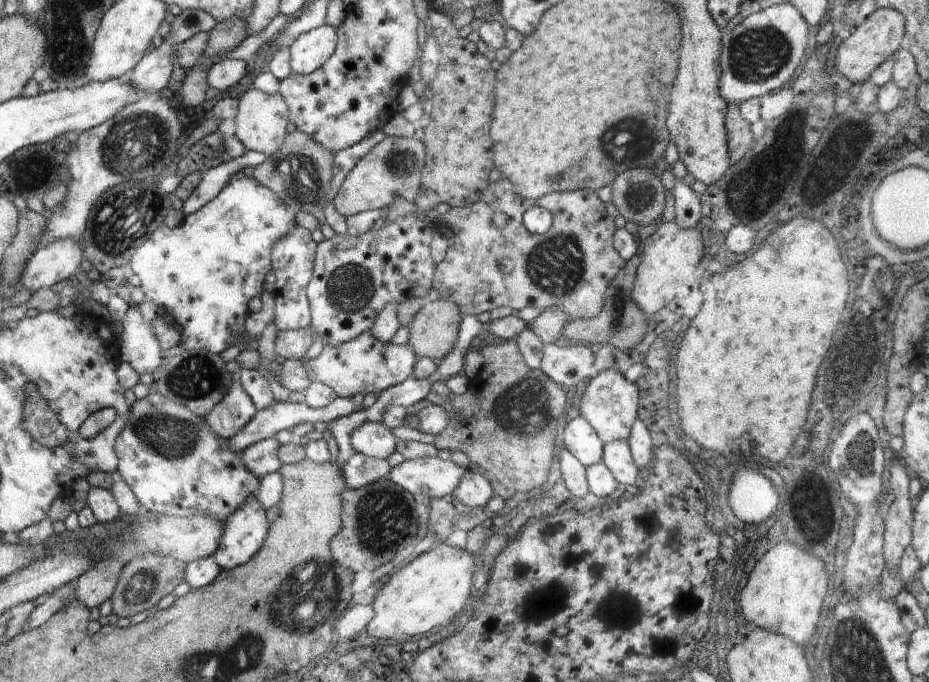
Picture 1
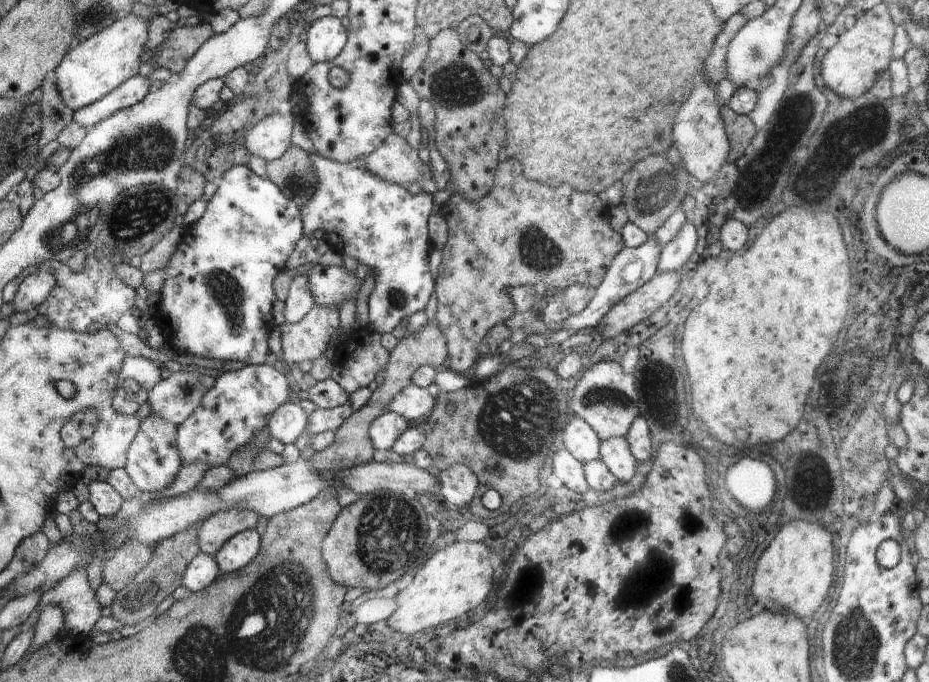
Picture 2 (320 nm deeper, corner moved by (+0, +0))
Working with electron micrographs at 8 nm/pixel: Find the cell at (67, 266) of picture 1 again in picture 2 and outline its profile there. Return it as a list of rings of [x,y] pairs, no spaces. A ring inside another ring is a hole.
[[[39,269],[35,273],[26,276],[15,293],[13,307],[15,312],[27,312],[37,308],[50,296],[57,278],[53,272]]]

